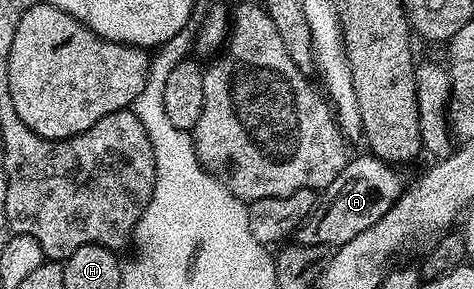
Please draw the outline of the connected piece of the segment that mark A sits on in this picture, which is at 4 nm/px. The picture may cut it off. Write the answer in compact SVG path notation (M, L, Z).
M353 156L343 171L319 194L314 210L304 224L296 230L294 237L301 245L331 245L339 247L350 243L354 235L362 235L366 227L374 227L397 199L404 194L406 180L395 165L389 165L381 157Z

